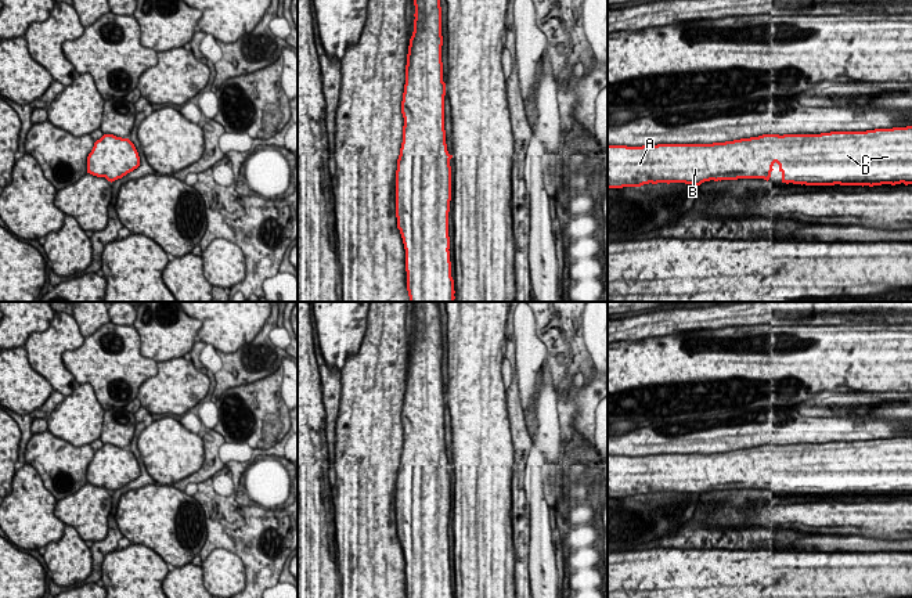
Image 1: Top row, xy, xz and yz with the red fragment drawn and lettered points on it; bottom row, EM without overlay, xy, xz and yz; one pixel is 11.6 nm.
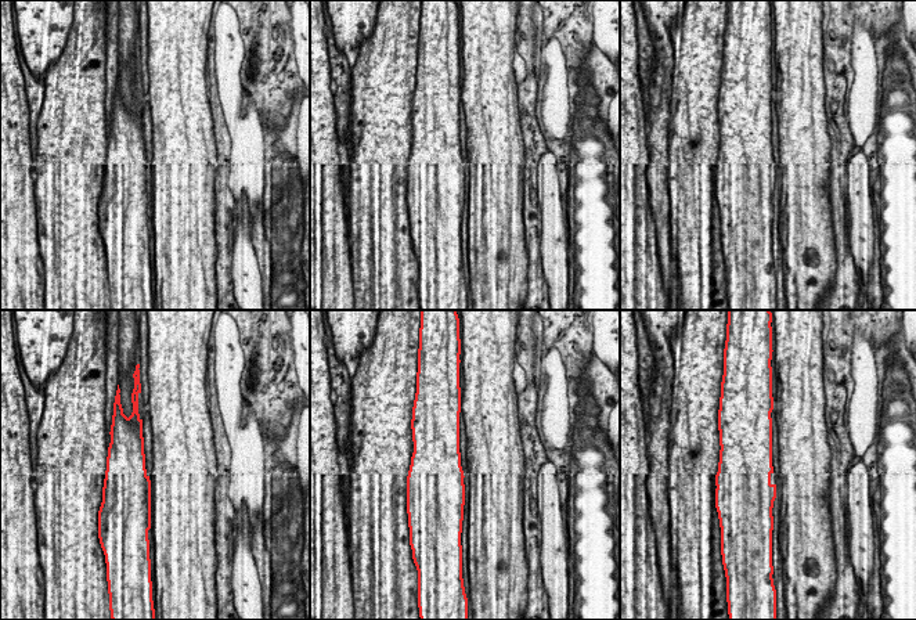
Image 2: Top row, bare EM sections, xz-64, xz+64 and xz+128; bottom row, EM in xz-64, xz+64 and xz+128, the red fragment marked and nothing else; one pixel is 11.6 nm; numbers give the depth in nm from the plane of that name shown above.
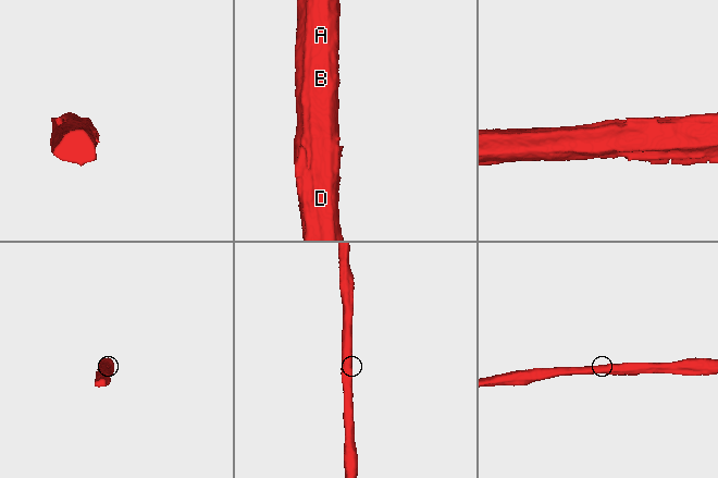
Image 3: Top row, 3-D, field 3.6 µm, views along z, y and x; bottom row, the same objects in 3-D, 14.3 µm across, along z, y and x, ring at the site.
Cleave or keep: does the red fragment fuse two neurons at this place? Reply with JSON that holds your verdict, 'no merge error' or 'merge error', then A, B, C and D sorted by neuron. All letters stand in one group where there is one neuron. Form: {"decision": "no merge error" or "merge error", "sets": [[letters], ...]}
{"decision": "no merge error", "sets": [["A", "B", "C", "D"]]}

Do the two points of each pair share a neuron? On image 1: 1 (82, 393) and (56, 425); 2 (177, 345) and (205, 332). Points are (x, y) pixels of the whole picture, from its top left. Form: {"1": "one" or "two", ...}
{"1": "one", "2": "two"}

